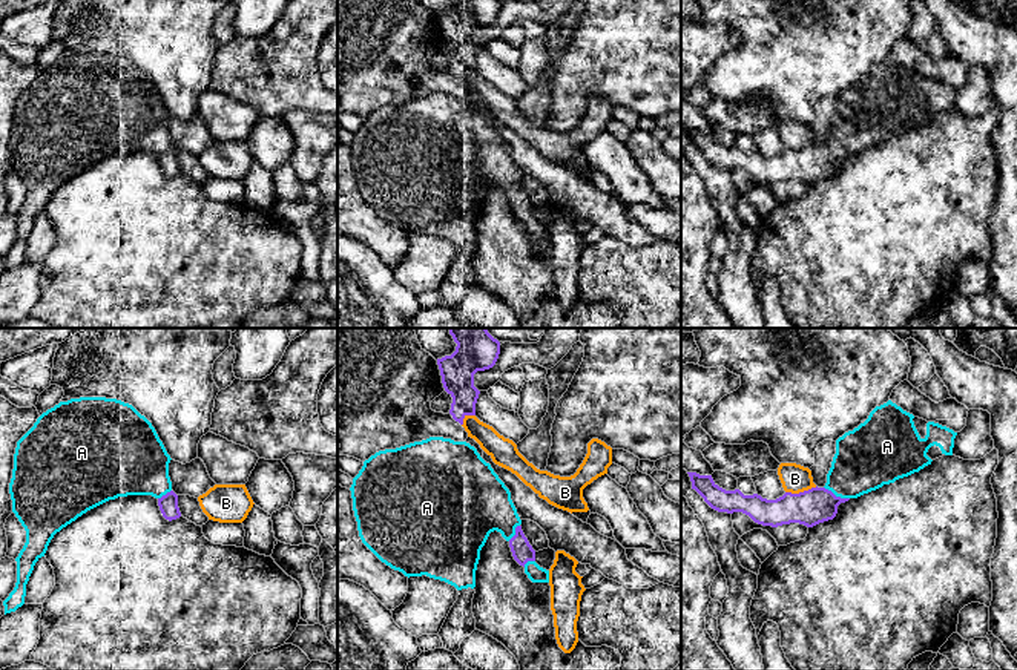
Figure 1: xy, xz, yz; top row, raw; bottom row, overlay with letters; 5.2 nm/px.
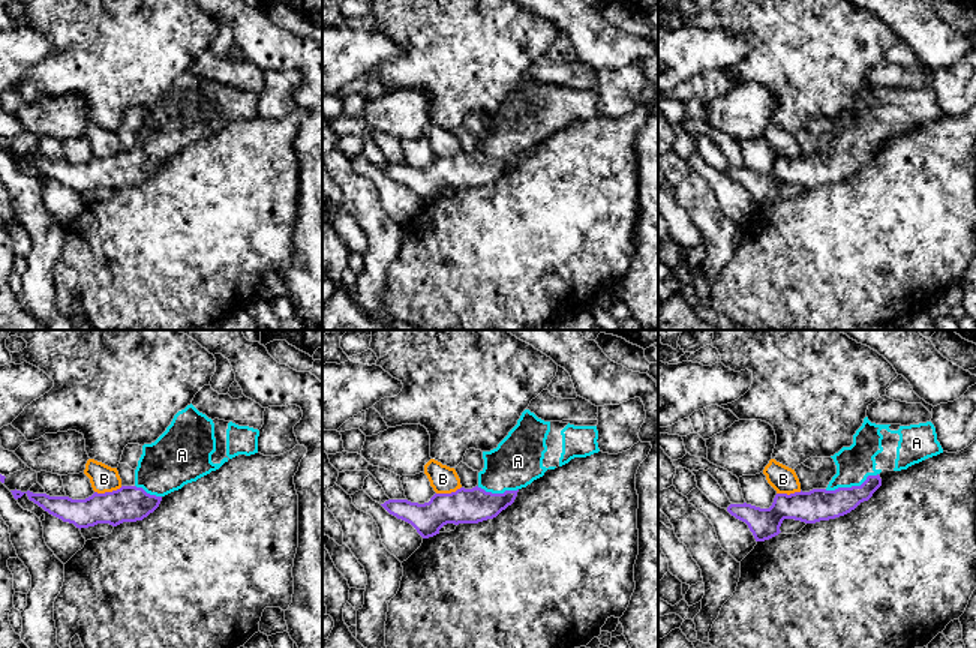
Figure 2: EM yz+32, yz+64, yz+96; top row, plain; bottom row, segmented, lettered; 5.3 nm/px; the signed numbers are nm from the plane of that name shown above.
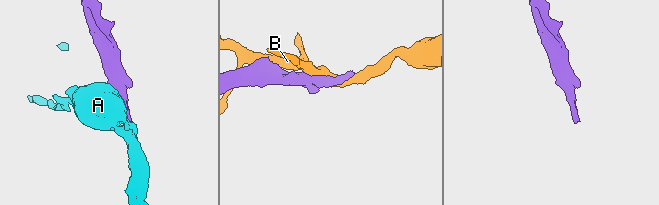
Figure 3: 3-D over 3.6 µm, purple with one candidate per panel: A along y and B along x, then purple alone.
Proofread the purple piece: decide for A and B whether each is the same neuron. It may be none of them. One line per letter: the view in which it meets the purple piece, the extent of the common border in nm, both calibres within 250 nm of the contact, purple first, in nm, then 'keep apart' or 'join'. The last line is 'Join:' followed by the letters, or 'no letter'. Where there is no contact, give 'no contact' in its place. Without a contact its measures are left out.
A: yz | 150 nm | 190/320 nm | join
B: yz | 170 nm | 190/150 nm | keep apart
Join: A

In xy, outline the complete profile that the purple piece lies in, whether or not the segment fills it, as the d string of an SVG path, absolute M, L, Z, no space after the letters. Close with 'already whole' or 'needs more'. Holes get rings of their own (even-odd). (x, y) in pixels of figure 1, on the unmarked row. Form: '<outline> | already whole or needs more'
M80 54L43 69L17 98L9 140L12 169L26 187L17 218L17 239L3 258L5 271L25 261L26 241L54 192L87 167L118 153L152 152L169 178L181 173L169 133L170 112L152 80L117 55Z | needs more

